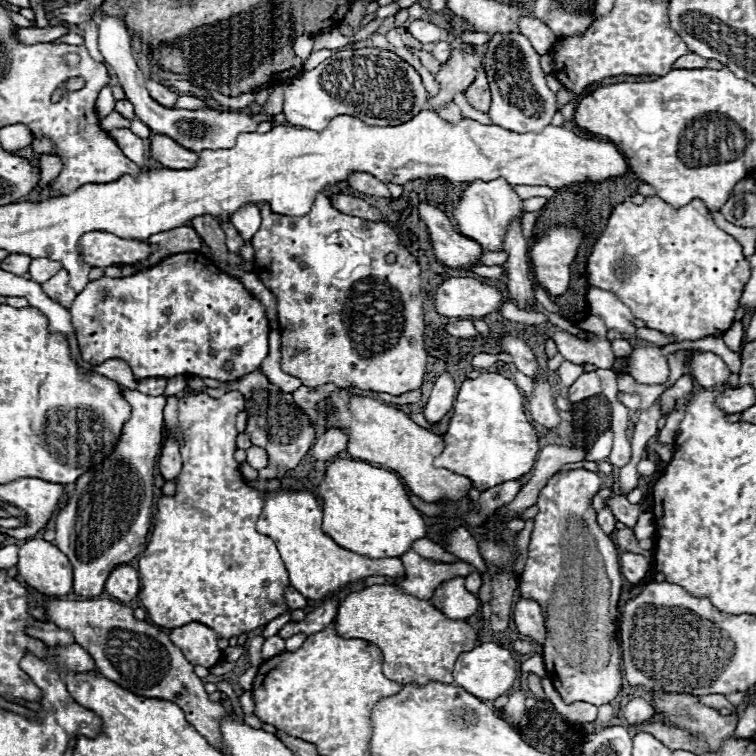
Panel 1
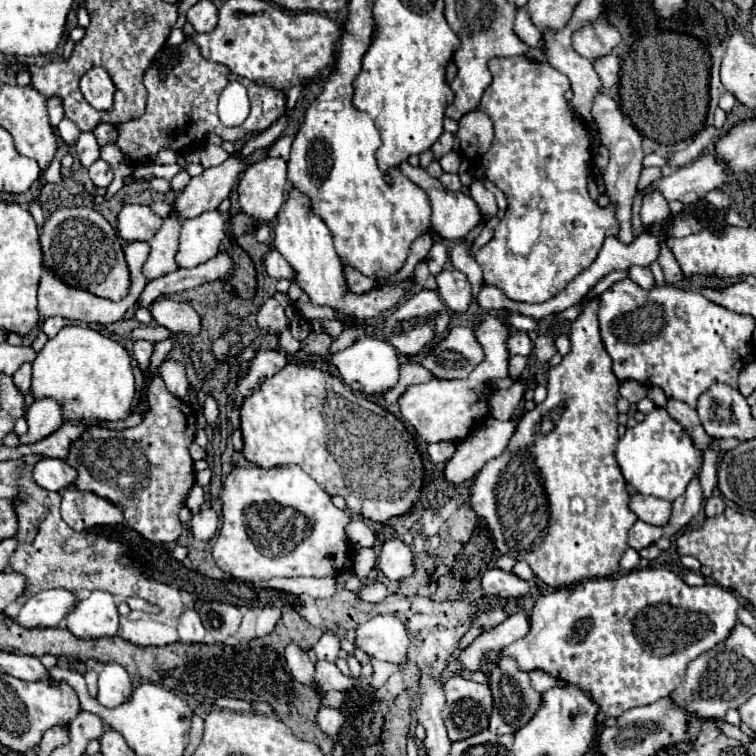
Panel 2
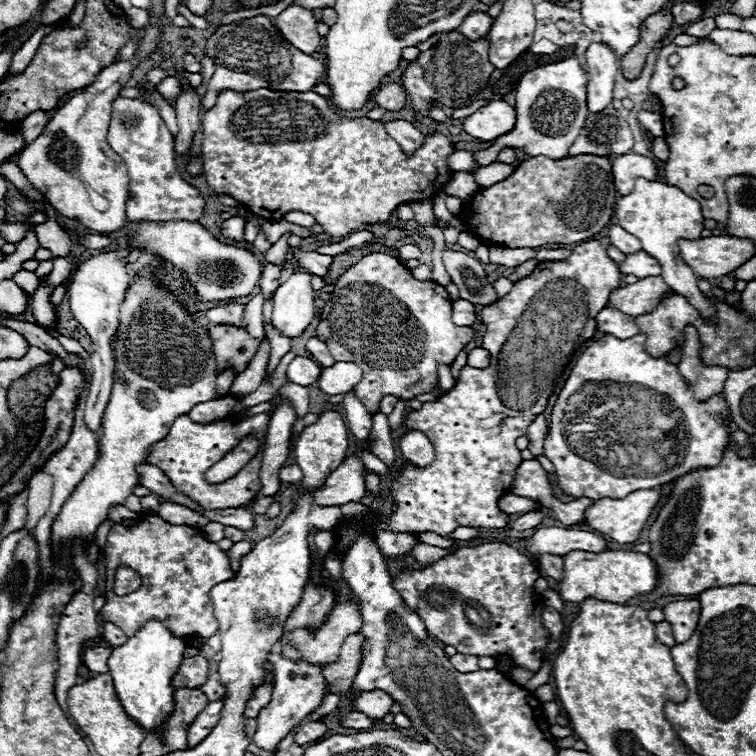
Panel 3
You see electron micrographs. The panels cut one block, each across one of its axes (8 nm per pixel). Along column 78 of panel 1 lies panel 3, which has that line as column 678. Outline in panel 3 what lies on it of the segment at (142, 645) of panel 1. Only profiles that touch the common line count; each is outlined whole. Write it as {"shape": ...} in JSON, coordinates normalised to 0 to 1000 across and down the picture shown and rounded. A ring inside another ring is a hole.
{"shape":[[[897,794],[886,796],[878,804],[878,820],[889,828],[889,839],[894,852],[907,849],[923,825],[926,815],[926,796],[923,794]]]}

